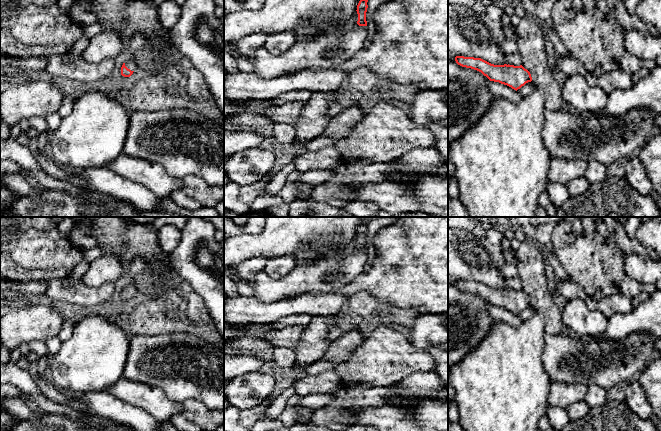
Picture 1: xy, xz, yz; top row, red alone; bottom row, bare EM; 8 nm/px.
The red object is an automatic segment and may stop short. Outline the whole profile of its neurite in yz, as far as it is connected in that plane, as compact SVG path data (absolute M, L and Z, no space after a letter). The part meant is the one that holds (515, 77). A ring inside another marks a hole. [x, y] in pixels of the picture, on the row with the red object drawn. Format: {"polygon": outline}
{"polygon": "M456 56L458 65L481 72L490 81L507 85L514 90L520 89L526 83L532 81L530 72L522 65L494 65L481 58Z"}

